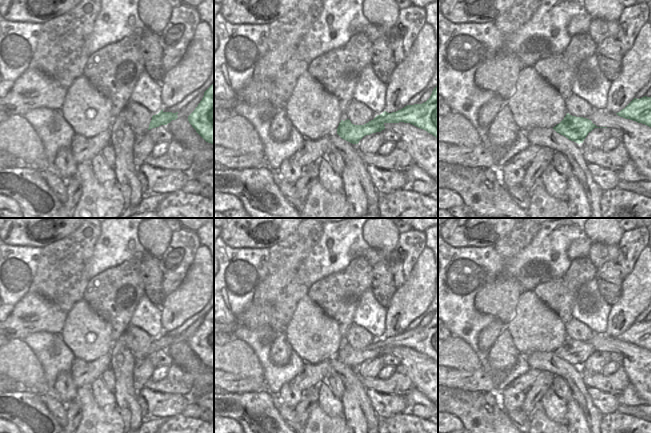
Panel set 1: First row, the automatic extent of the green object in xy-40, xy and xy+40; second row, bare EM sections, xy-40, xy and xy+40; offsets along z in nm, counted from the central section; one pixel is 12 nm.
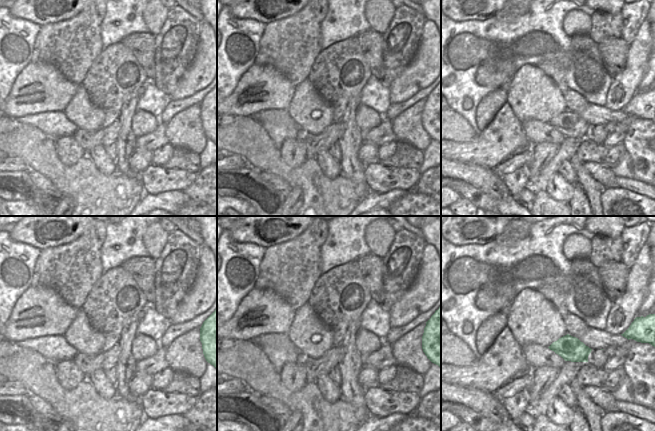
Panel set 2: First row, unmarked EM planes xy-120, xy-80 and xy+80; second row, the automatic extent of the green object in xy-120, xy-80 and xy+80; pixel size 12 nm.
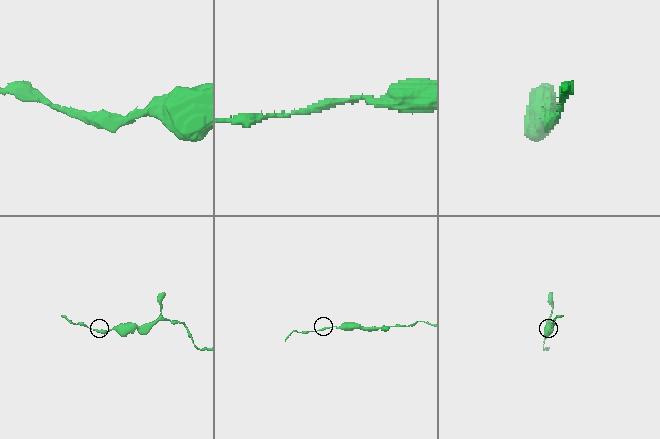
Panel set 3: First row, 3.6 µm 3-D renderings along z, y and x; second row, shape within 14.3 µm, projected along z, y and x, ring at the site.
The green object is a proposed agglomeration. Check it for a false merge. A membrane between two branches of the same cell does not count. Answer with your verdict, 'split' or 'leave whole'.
leave whole

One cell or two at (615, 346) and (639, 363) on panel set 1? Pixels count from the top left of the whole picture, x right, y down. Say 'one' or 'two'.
one

